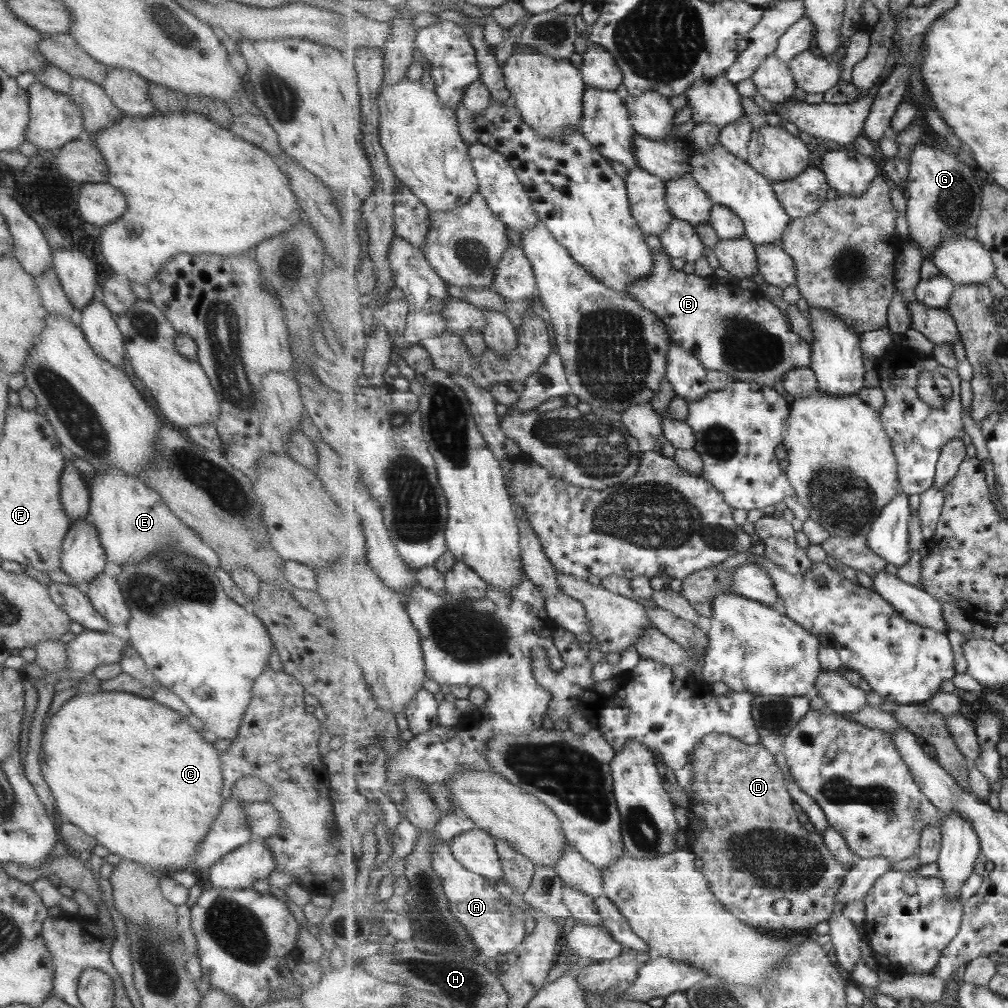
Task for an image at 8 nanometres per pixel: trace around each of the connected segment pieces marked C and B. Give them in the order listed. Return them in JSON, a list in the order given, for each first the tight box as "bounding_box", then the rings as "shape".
[{"bounding_box":[40,691,224,870],"shape":[[[125,691],[95,693],[79,693],[67,699],[59,709],[48,718],[48,724],[43,738],[43,761],[40,767],[45,784],[54,796],[56,810],[61,811],[71,824],[78,826],[85,834],[92,837],[96,843],[106,848],[109,853],[118,855],[121,859],[139,863],[146,868],[157,870],[170,870],[170,868],[192,868],[192,858],[195,856],[200,842],[209,832],[214,818],[224,801],[221,796],[223,775],[219,752],[213,743],[206,742],[189,724],[186,716],[169,709],[155,699],[143,698]]]},{"bounding_box":[629,249,812,387],"shape":[[[665,249],[654,254],[654,261],[654,273],[630,284],[629,294],[633,294],[644,307],[659,314],[668,327],[671,338],[700,358],[709,372],[725,372],[734,381],[764,383],[773,387],[783,381],[790,370],[812,365],[812,343],[797,334],[792,329],[792,322],[787,314],[770,300],[763,298],[758,289],[743,289],[735,281],[731,284],[719,283],[713,274],[701,277],[695,273],[686,274],[682,270],[673,269],[671,258]]]}]

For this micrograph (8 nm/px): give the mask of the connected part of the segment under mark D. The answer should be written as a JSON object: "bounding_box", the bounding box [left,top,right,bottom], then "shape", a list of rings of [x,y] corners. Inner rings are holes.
{"bounding_box":[686,734,849,930],"shape":[[[710,734],[706,736],[696,746],[693,757],[693,764],[695,767],[696,777],[694,778],[693,790],[694,796],[688,795],[691,802],[689,810],[689,824],[686,827],[687,845],[698,858],[703,862],[702,870],[705,878],[709,880],[710,887],[716,898],[724,904],[727,911],[735,914],[743,923],[748,926],[755,927],[757,930],[768,929],[808,929],[817,926],[820,922],[829,921],[832,918],[835,904],[837,904],[837,894],[840,893],[841,886],[844,885],[845,878],[849,874],[848,866],[843,866],[835,857],[835,855],[828,849],[823,835],[817,833],[815,830],[805,829],[805,824],[799,822],[797,812],[793,809],[792,794],[786,786],[785,776],[779,768],[779,764],[775,762],[775,754],[772,750],[767,750],[766,746],[756,744],[755,746],[745,744],[738,738],[733,738],[730,734]],[[786,898],[790,902],[791,907],[789,912],[783,916],[779,916],[773,908],[775,900]]]}

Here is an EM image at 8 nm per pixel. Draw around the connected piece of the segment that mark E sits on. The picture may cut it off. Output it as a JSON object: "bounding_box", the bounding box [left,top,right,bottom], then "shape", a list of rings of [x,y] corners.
{"bounding_box":[86,469,219,569],"shape":[[[119,469],[97,471],[91,479],[90,501],[86,519],[92,522],[97,530],[97,538],[103,547],[106,562],[115,566],[134,564],[138,560],[148,558],[162,548],[175,548],[185,552],[203,564],[216,569],[219,564],[218,556],[183,524],[164,504],[160,494],[149,488],[140,478],[123,475]]]}

